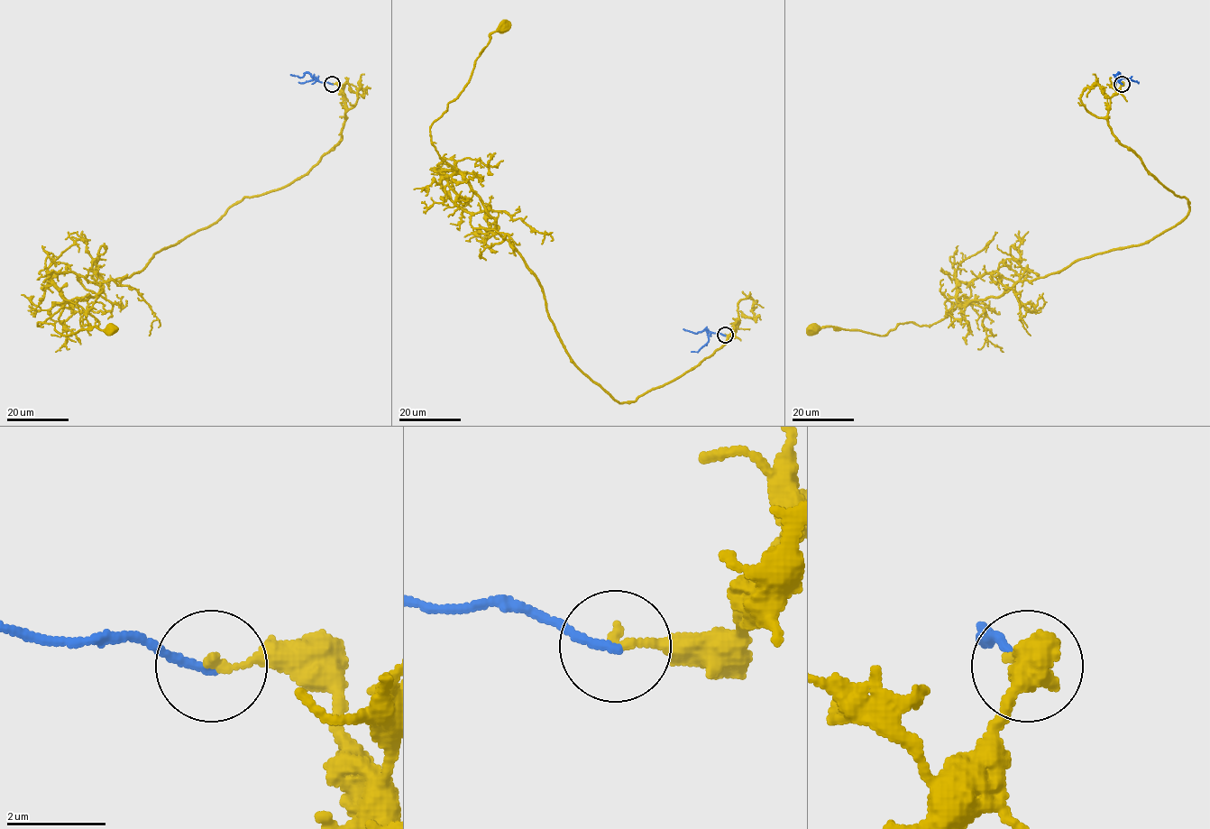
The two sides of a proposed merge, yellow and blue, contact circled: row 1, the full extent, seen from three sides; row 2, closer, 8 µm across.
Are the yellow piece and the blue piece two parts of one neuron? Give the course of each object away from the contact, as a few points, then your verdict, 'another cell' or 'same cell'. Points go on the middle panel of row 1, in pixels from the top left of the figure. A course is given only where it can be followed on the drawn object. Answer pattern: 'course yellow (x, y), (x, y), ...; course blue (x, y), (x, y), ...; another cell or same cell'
course yellow (725, 335), (698, 365), (632, 401), (575, 364), (541, 285), (431, 141), (502, 25); course blue (725, 335), (708, 331), (708, 341), (697, 352), (691, 351); another cell

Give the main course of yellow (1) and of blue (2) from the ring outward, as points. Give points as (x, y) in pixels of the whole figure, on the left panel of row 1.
1: (332, 84), (344, 96), (342, 139), (306, 174), (245, 197), (38, 326), (64, 336), (109, 329)
2: (332, 84), (317, 81), (316, 77), (305, 83), (298, 82)

